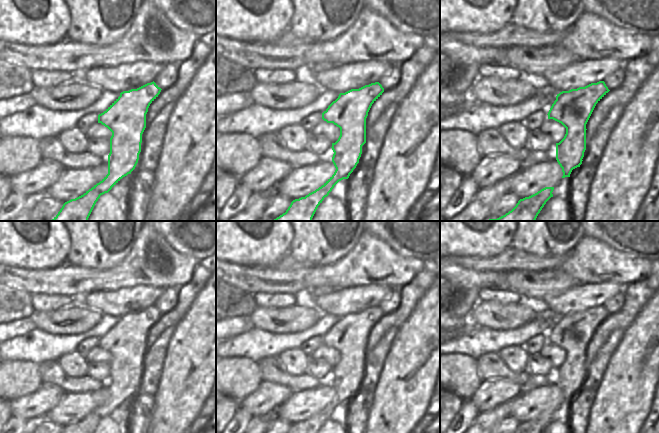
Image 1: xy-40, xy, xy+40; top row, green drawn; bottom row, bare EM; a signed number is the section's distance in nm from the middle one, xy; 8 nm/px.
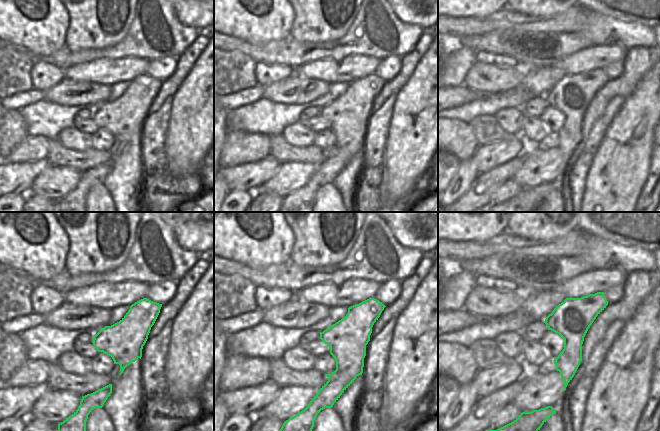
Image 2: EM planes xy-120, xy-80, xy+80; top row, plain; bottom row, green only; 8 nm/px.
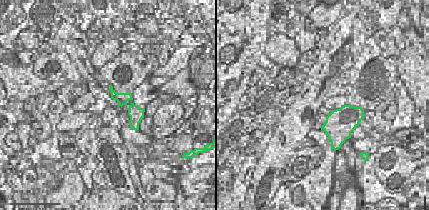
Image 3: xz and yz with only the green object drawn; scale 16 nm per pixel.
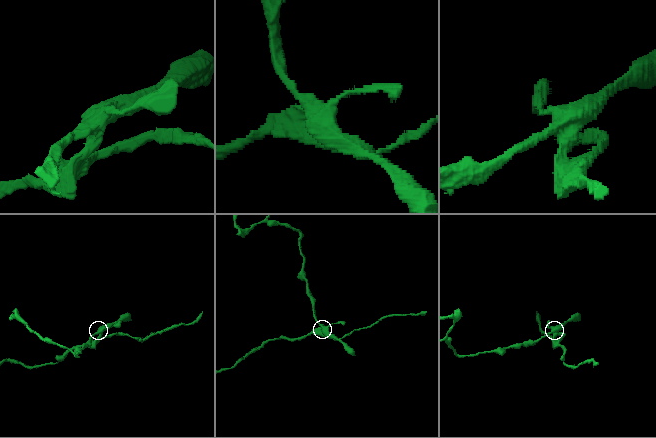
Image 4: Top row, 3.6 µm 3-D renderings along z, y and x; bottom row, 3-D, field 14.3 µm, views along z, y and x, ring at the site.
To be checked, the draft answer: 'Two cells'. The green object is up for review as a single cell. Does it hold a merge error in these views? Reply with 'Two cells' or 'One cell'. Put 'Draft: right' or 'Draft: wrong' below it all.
Two cells
Draft: right

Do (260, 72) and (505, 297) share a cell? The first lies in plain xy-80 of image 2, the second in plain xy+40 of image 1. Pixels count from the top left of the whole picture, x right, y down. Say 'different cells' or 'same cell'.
same cell

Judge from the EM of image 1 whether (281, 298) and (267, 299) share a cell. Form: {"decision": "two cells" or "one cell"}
{"decision": "one cell"}

